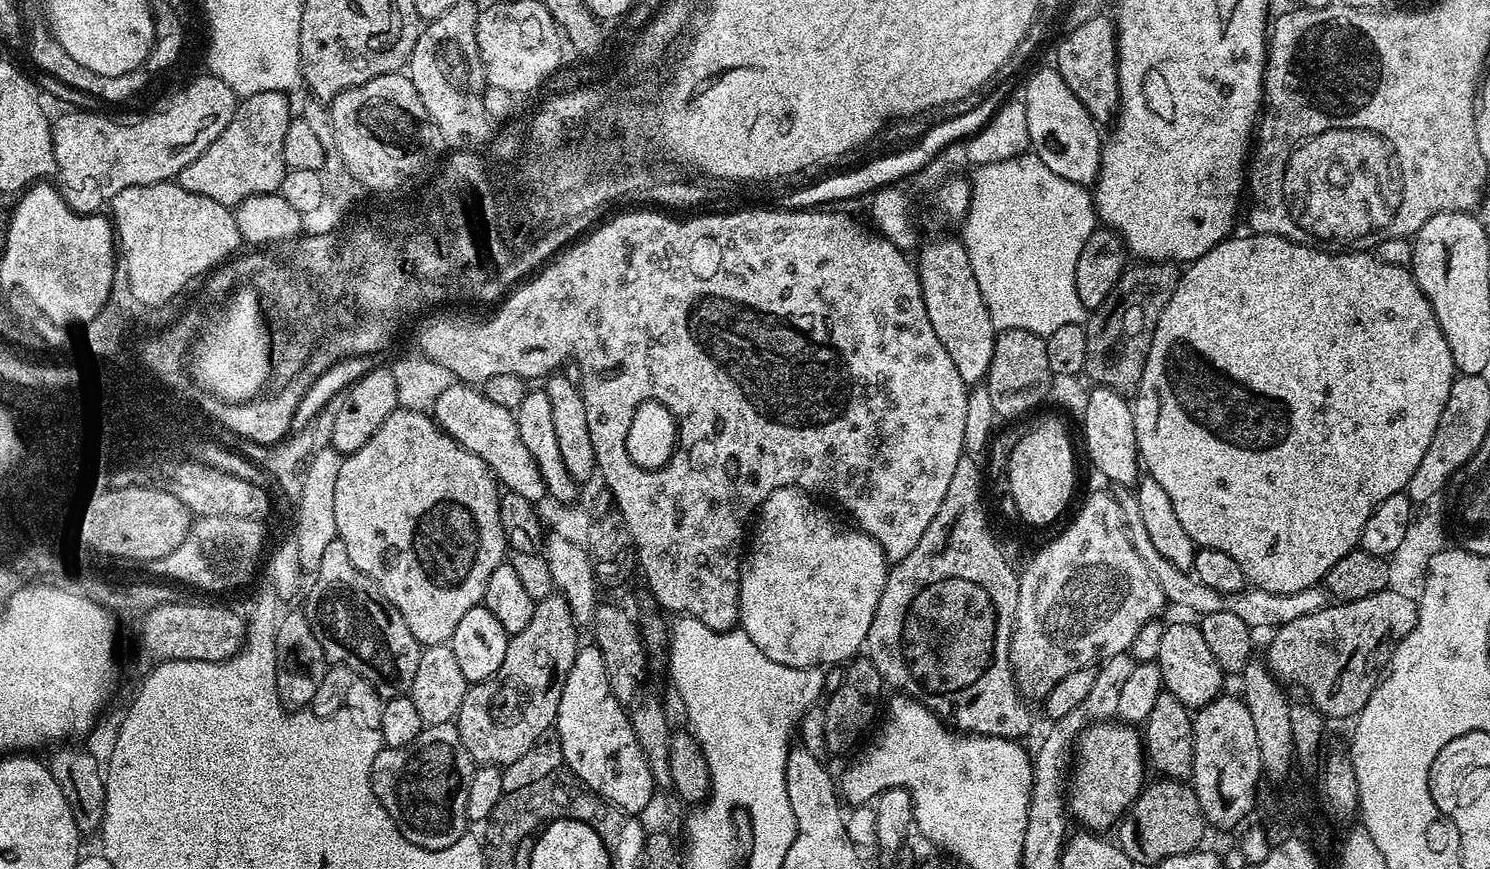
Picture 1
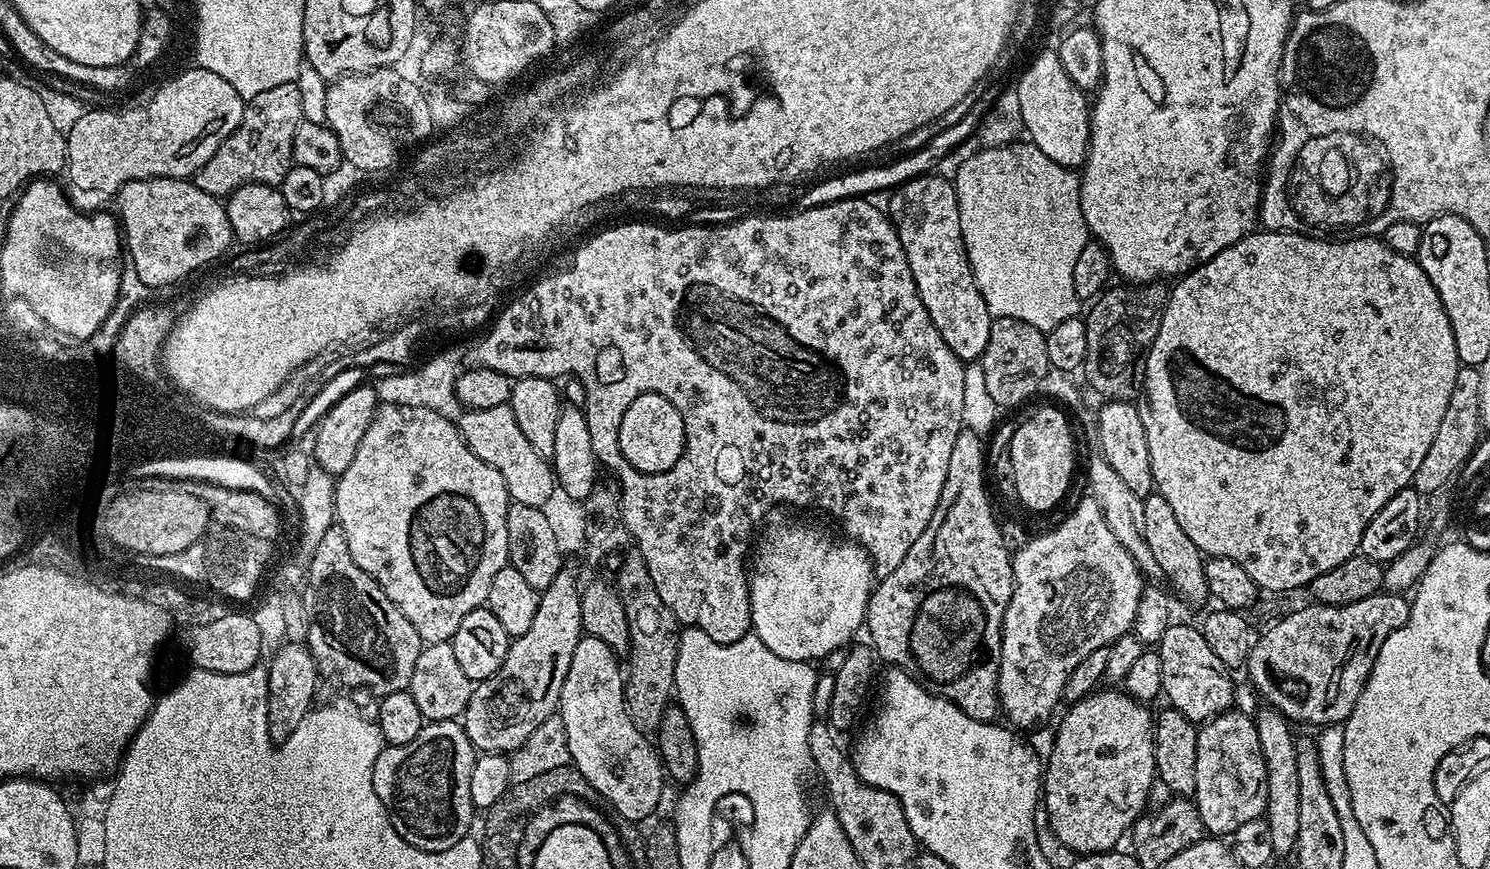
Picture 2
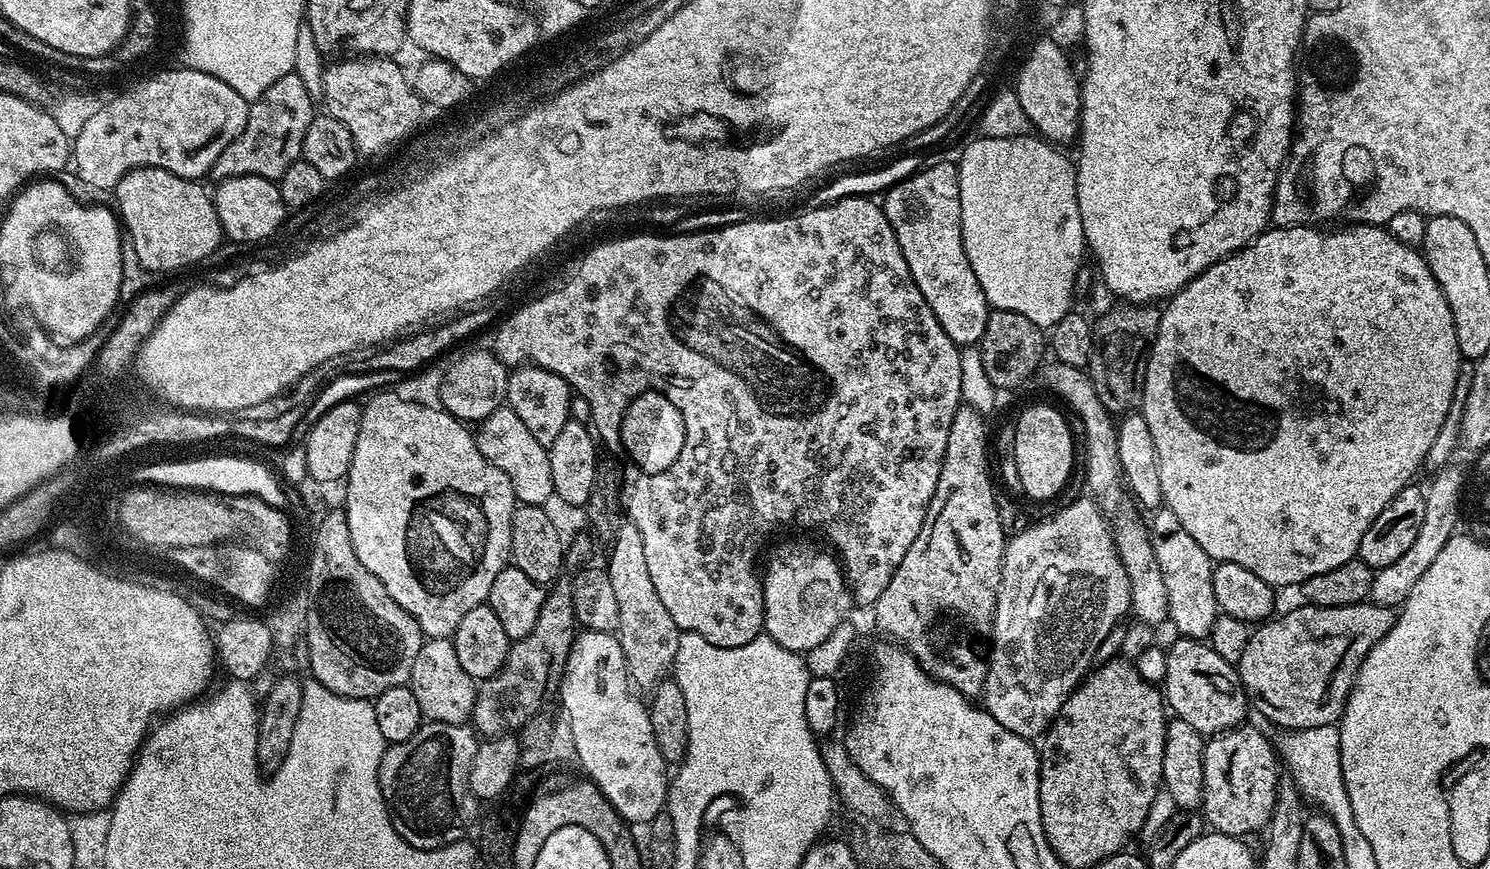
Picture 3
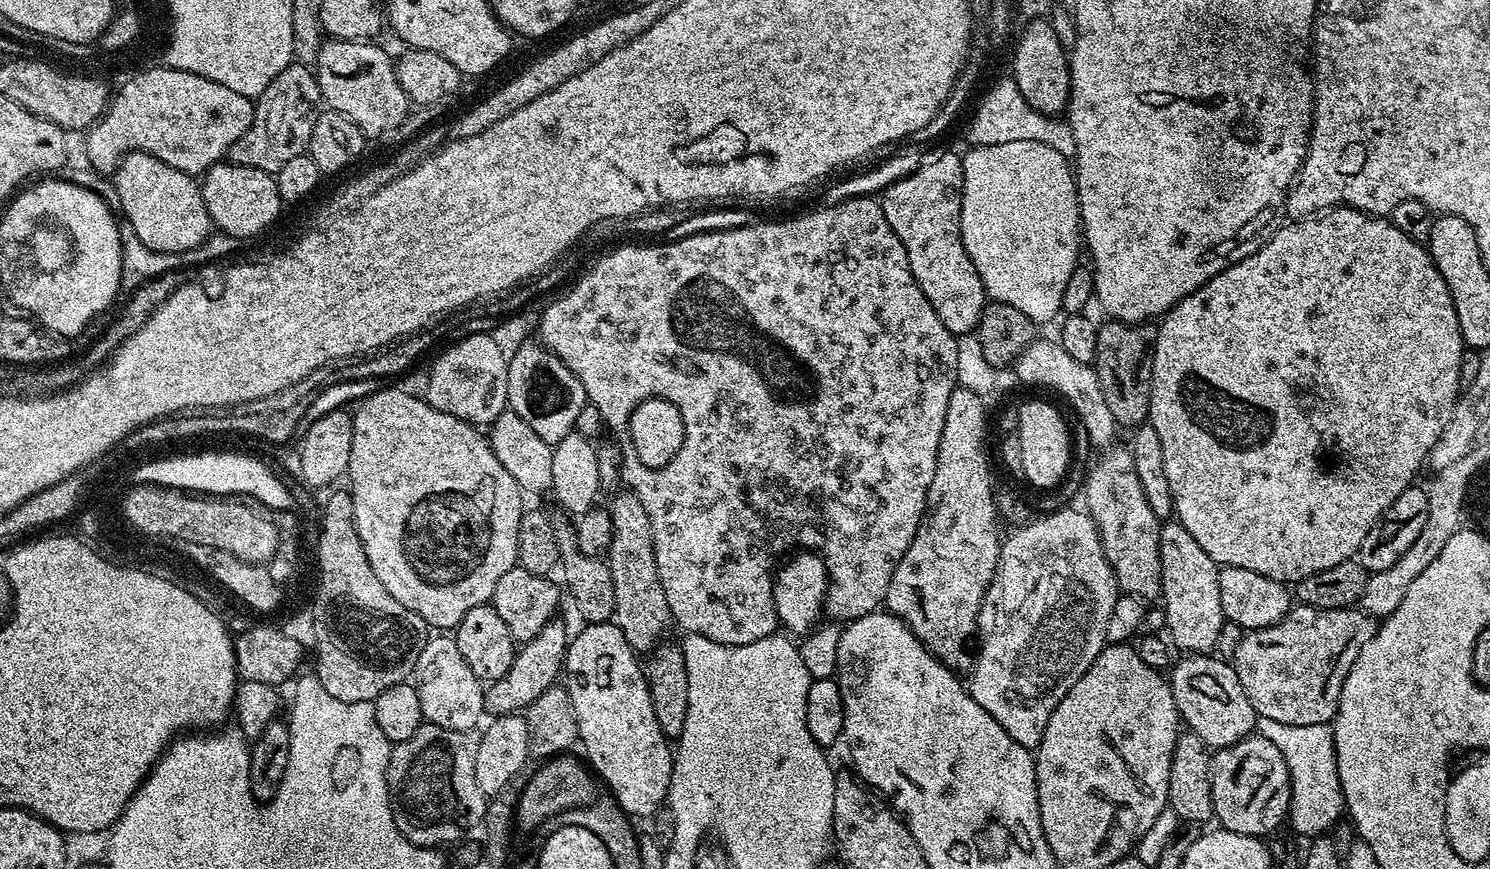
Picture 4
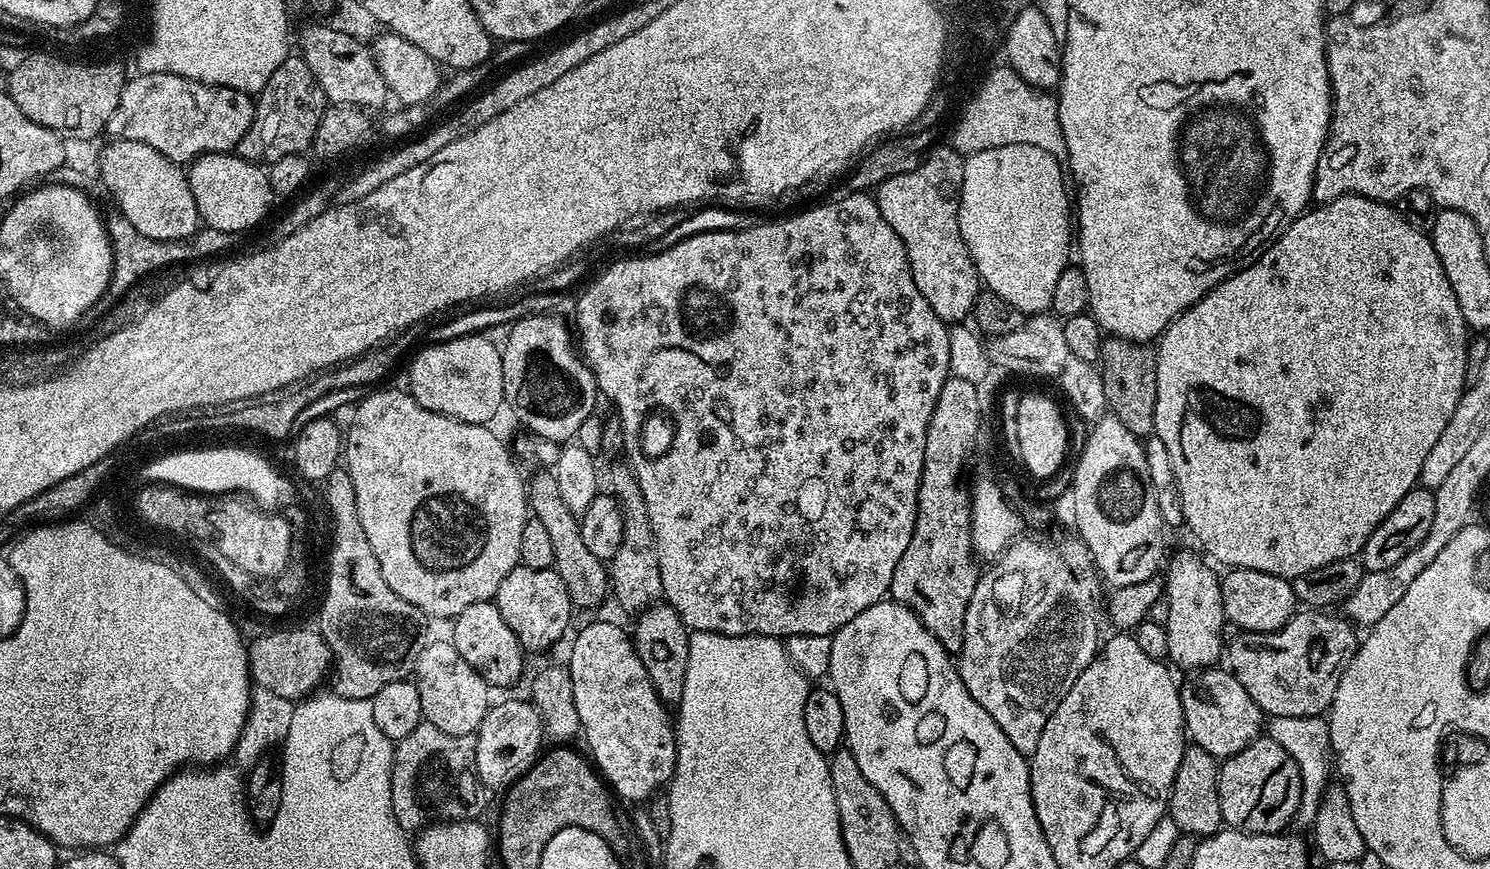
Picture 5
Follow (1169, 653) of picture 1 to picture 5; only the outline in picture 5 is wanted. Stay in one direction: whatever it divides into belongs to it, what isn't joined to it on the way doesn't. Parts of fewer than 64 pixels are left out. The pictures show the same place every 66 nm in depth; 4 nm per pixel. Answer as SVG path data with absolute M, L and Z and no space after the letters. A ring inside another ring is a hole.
M1224 666L1201 668L1189 676L1192 677L1180 684L1180 701L1184 727L1191 743L1217 758L1227 758L1246 750L1246 746L1262 732L1260 707L1250 694L1246 694L1246 686L1242 686L1235 674Z

